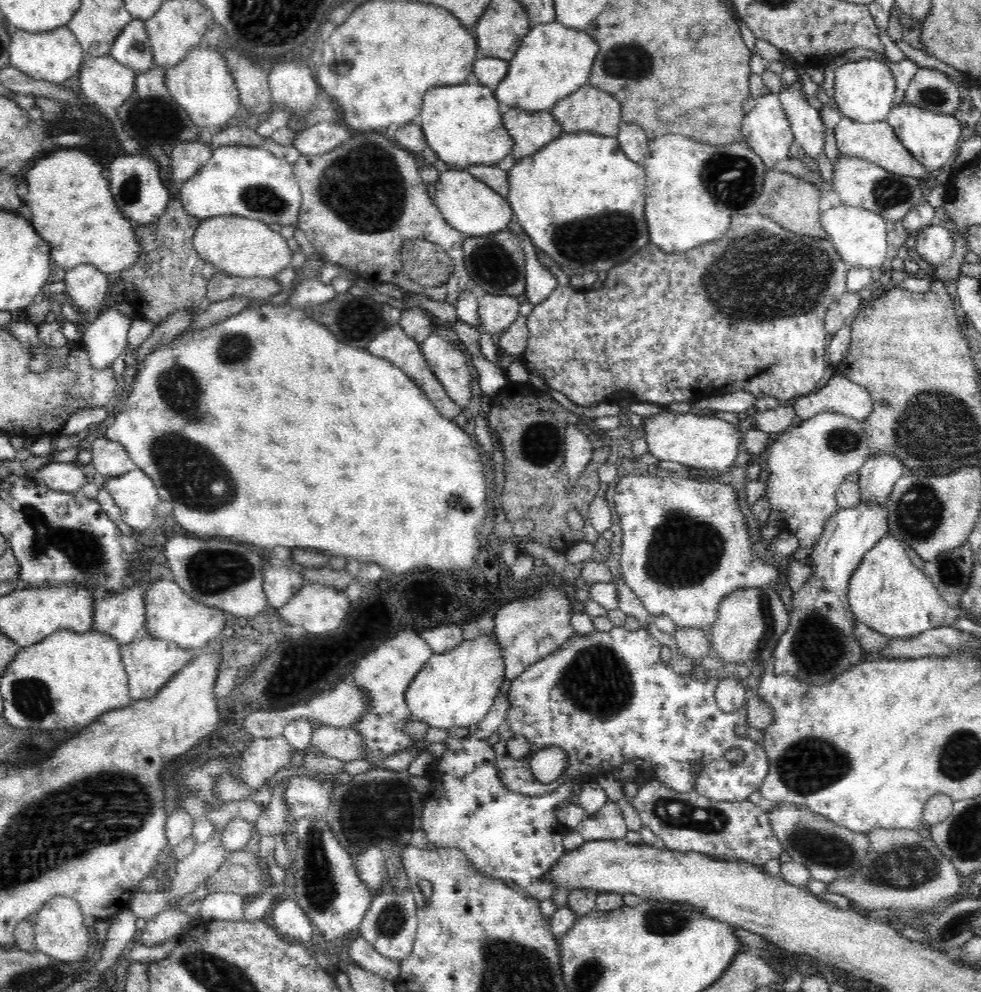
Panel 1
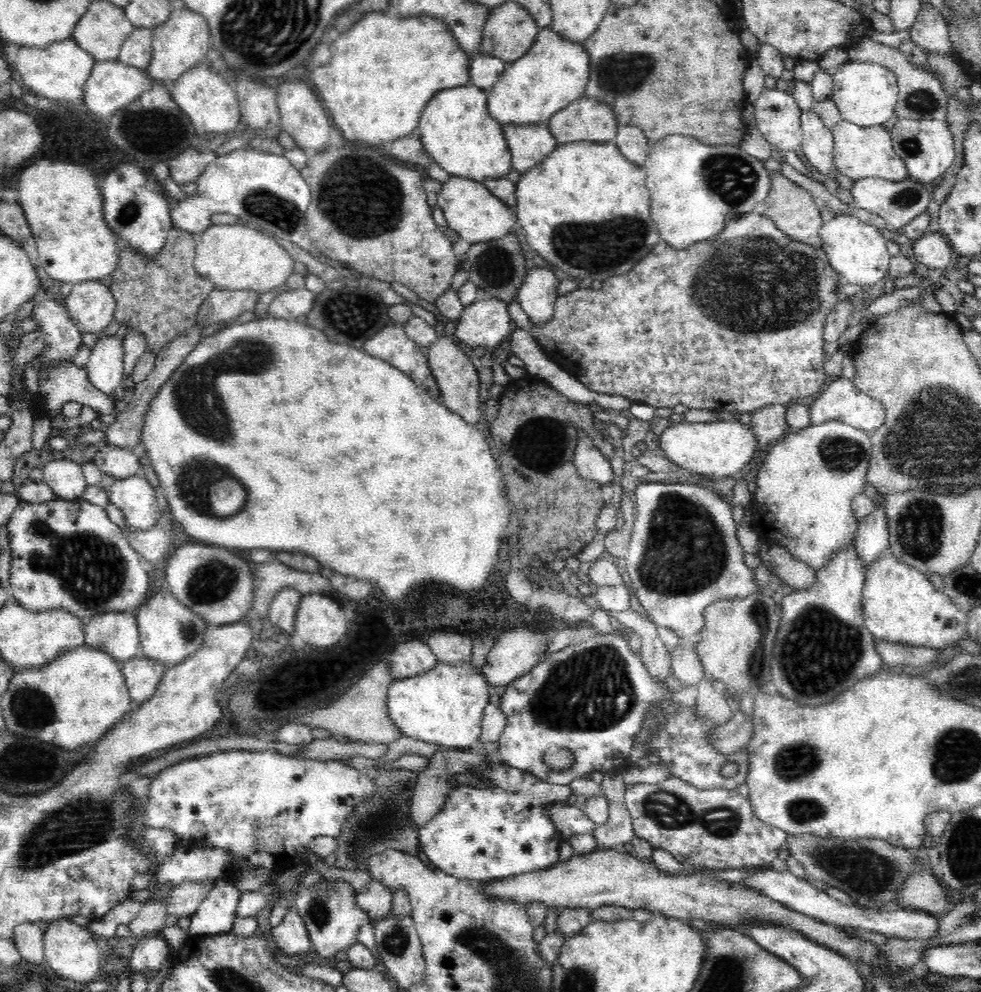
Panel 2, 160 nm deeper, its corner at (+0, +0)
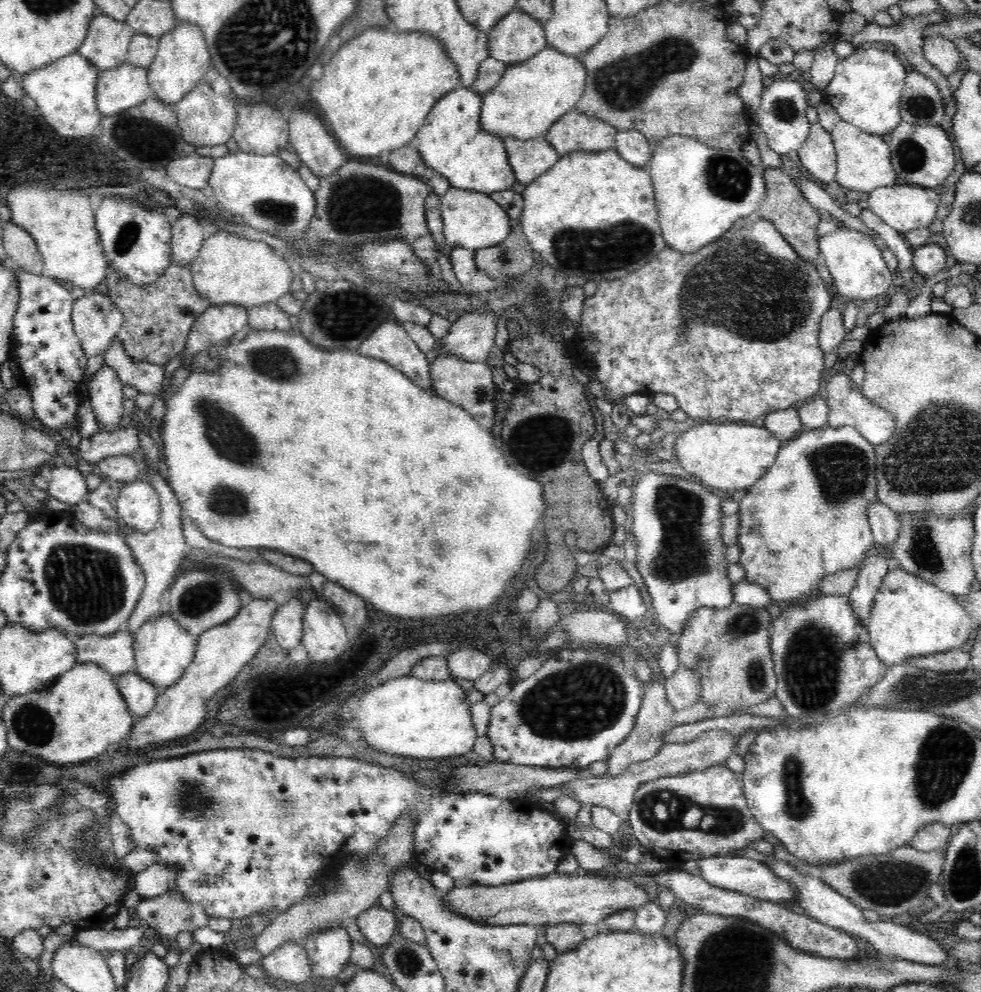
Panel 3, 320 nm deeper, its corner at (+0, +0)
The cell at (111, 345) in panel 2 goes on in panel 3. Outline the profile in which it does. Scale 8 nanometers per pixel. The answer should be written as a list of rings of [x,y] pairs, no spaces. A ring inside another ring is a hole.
[[[107,364],[93,376],[89,385],[89,401],[100,430],[119,428],[125,425],[131,404],[124,400],[123,382],[113,368]]]

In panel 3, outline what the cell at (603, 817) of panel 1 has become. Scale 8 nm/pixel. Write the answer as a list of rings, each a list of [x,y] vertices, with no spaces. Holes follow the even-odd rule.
[[[664,673],[658,678],[651,678],[651,681],[645,685],[646,693],[643,695],[643,701],[637,718],[635,720],[635,727],[633,732],[618,745],[608,758],[607,773],[608,775],[620,776],[632,764],[642,762],[654,758],[658,754],[662,745],[664,745],[664,734],[674,727],[672,722],[672,715],[674,709],[670,706],[665,695],[665,680]]]

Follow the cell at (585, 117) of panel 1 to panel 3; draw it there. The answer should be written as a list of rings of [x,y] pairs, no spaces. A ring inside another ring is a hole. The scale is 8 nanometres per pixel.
[[[574,110],[564,114],[544,138],[556,150],[558,157],[570,152],[597,152],[615,148],[617,129],[590,114]]]

